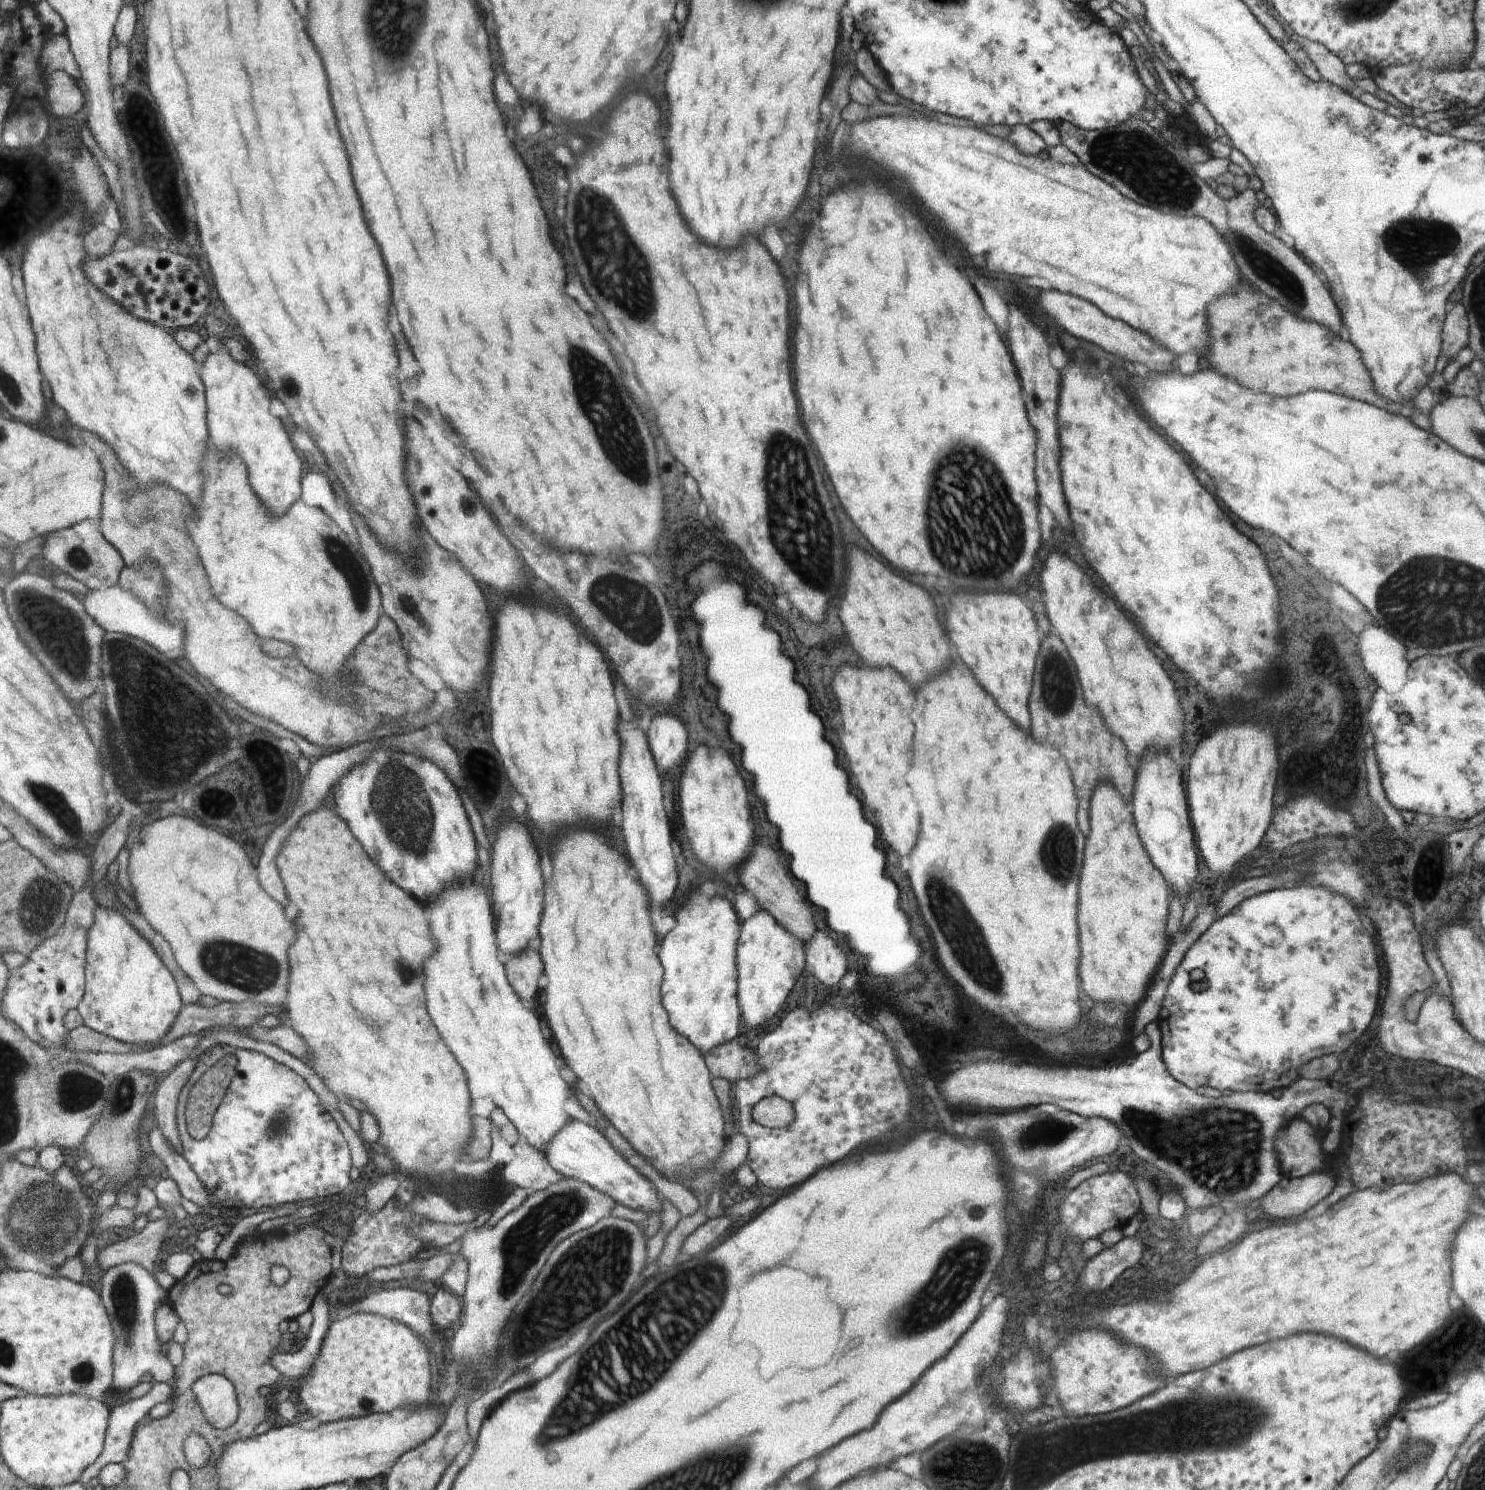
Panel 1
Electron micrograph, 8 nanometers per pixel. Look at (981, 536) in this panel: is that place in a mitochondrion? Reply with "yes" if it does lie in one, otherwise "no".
yes

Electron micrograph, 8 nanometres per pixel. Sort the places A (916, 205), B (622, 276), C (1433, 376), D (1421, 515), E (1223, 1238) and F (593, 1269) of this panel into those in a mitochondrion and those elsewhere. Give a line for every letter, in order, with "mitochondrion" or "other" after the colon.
A: other
B: mitochondrion
C: other
D: other
E: other
F: mitochondrion

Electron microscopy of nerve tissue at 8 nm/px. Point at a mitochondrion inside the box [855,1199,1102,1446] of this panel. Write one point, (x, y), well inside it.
(959, 1270)

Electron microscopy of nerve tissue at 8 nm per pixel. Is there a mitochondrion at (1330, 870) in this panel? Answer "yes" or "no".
yes

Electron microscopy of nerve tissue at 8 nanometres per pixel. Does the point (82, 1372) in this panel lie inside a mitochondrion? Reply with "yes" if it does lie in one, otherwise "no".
yes

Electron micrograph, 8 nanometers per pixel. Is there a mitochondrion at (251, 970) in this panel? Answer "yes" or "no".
yes

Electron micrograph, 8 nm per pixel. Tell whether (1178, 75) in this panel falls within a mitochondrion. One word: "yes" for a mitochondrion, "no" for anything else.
no

